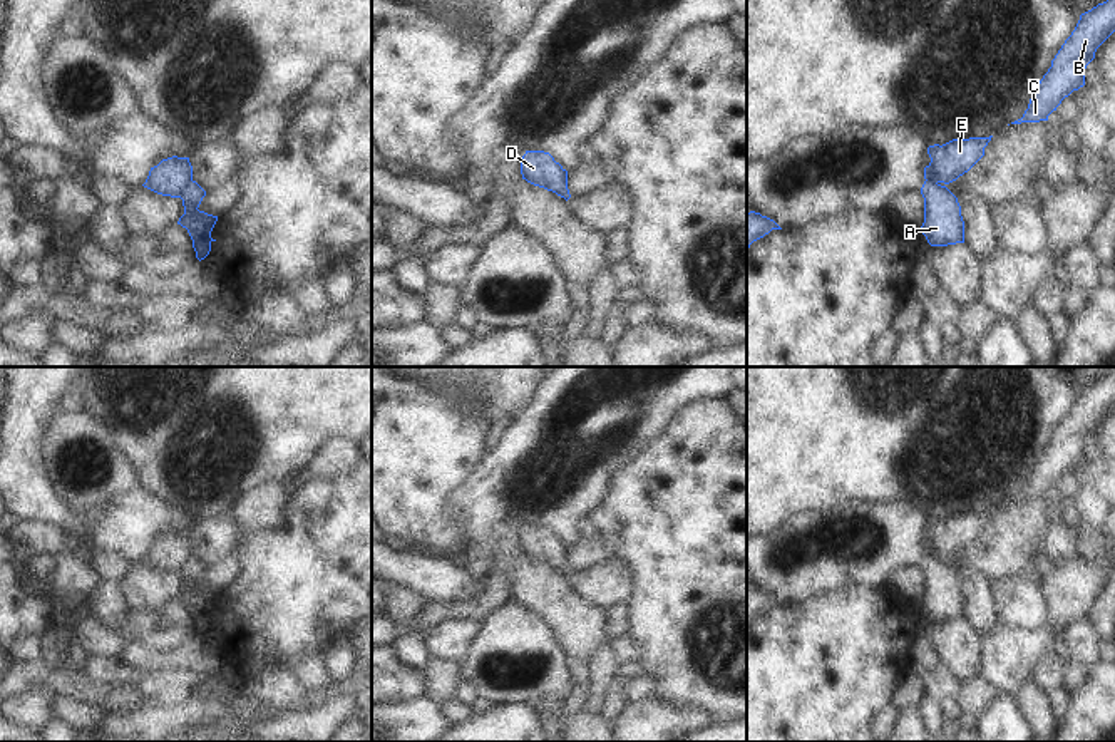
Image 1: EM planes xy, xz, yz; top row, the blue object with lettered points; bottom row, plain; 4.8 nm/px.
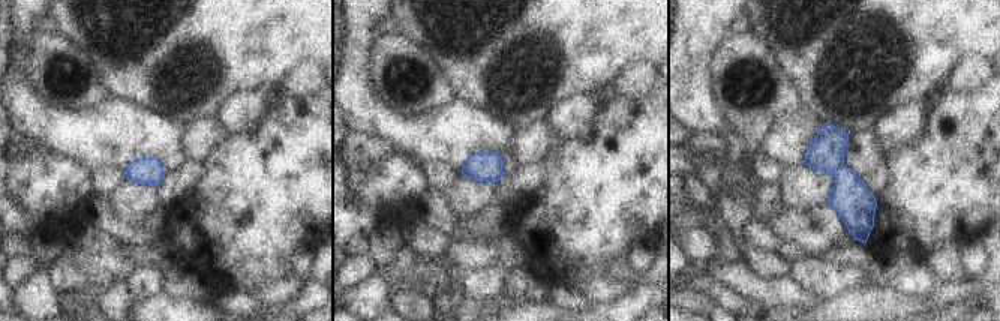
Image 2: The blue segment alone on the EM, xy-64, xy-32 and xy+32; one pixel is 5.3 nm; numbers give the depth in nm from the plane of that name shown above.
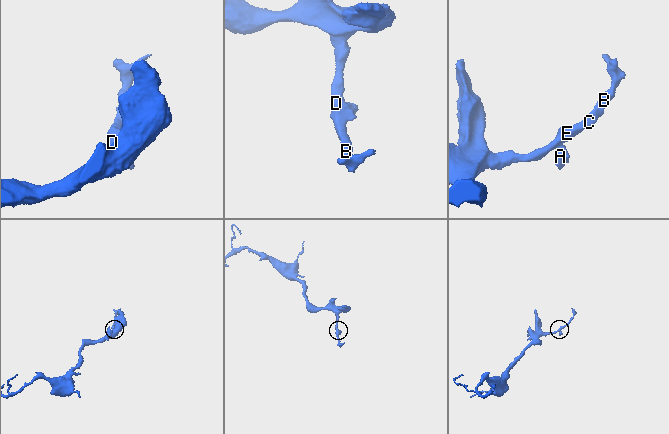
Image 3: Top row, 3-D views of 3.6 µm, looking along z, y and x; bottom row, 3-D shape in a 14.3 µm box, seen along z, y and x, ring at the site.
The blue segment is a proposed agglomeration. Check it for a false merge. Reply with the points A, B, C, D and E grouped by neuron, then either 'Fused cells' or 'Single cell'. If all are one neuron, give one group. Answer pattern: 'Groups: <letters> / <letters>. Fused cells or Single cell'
Groups: A / B C D E. Fused cells

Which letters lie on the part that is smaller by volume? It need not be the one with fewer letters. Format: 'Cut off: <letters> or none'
Cut off: A

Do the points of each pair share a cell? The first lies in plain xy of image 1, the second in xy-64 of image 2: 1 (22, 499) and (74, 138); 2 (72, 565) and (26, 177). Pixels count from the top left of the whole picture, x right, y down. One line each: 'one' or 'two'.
1: one
2: one

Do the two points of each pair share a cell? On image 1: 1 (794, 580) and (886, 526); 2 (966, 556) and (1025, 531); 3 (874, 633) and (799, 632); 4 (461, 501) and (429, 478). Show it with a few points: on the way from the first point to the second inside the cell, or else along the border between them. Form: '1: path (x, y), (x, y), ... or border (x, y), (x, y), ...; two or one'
1: path (817, 556), (836, 555), (863, 533); one
2: path (981, 555), (996, 553), (1010, 540); one
3: path (856, 633), (817, 633); one
4: border (477, 466), (449, 496), (449, 511), (464, 531); two

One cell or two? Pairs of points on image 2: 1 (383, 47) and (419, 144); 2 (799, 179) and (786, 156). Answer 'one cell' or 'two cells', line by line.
1: two cells
2: two cells

